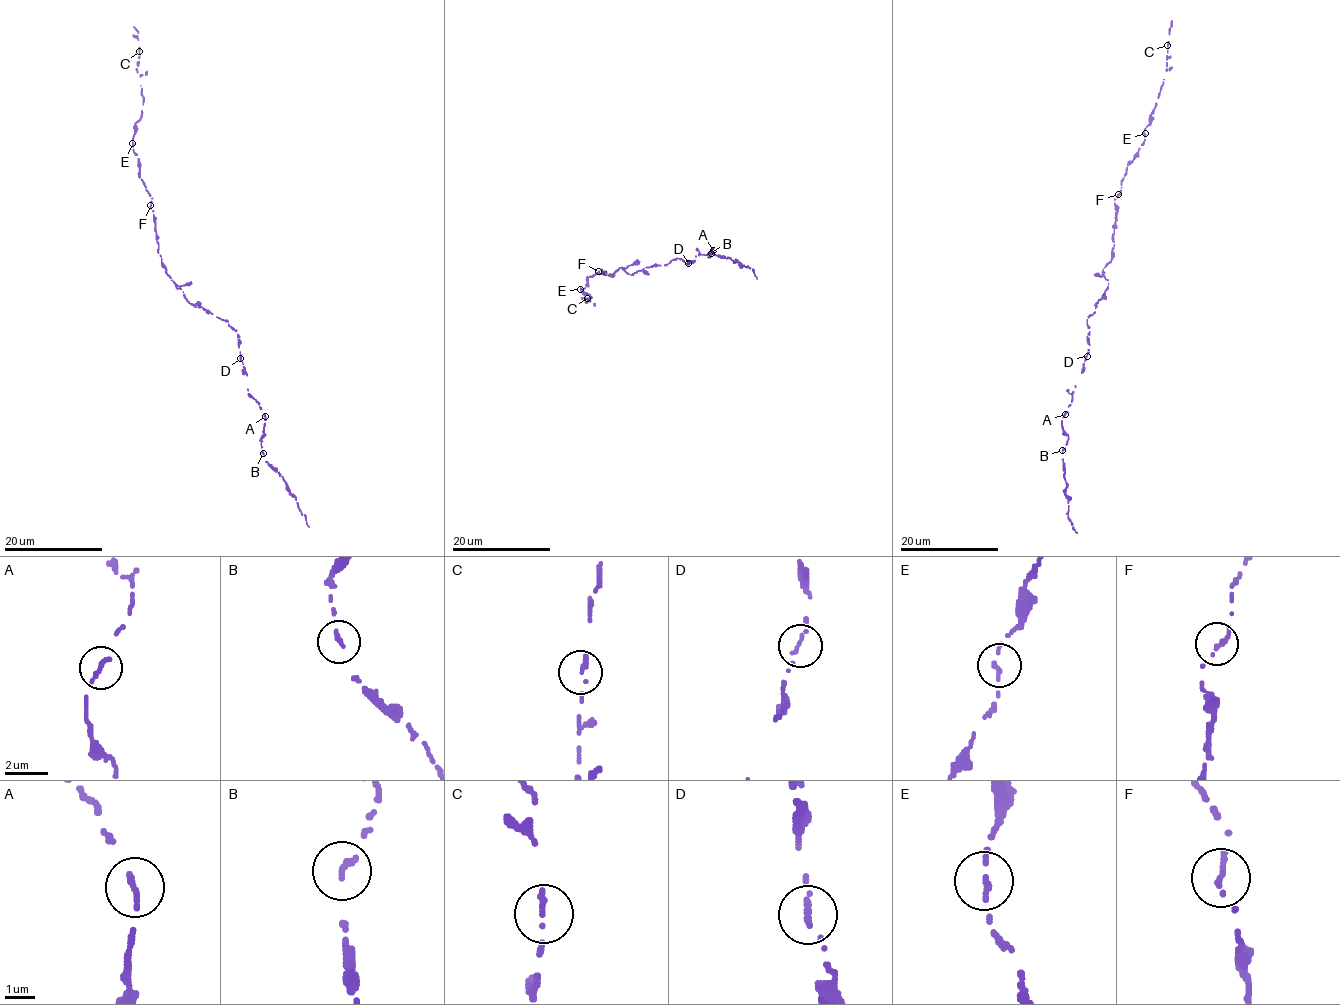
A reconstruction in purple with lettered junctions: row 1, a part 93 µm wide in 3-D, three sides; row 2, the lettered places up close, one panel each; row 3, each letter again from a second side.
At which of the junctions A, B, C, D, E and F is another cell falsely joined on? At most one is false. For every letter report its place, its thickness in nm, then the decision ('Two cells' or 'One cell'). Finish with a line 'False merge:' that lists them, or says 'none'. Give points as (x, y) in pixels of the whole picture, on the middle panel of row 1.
A: Place: (713, 250). Thickness 240 nm. One cell
B: Place: (711, 253). Thickness 240 nm. One cell
C: Place: (587, 298). Thickness 240 nm. One cell
D: Place: (688, 263). Thickness 220 nm. One cell
E: Place: (580, 289). Thickness 200 nm. One cell
F: Place: (598, 271). Thickness 240 nm. One cell
False merge: none

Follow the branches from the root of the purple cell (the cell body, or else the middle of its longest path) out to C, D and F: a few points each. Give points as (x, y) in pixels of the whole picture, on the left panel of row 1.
C: (184, 296), (158, 252), (152, 198), (132, 147), (143, 105), (139, 51)
D: (184, 296), (195, 306), (227, 320), (238, 334), (240, 358)
F: (184, 296), (162, 262), (150, 205)

